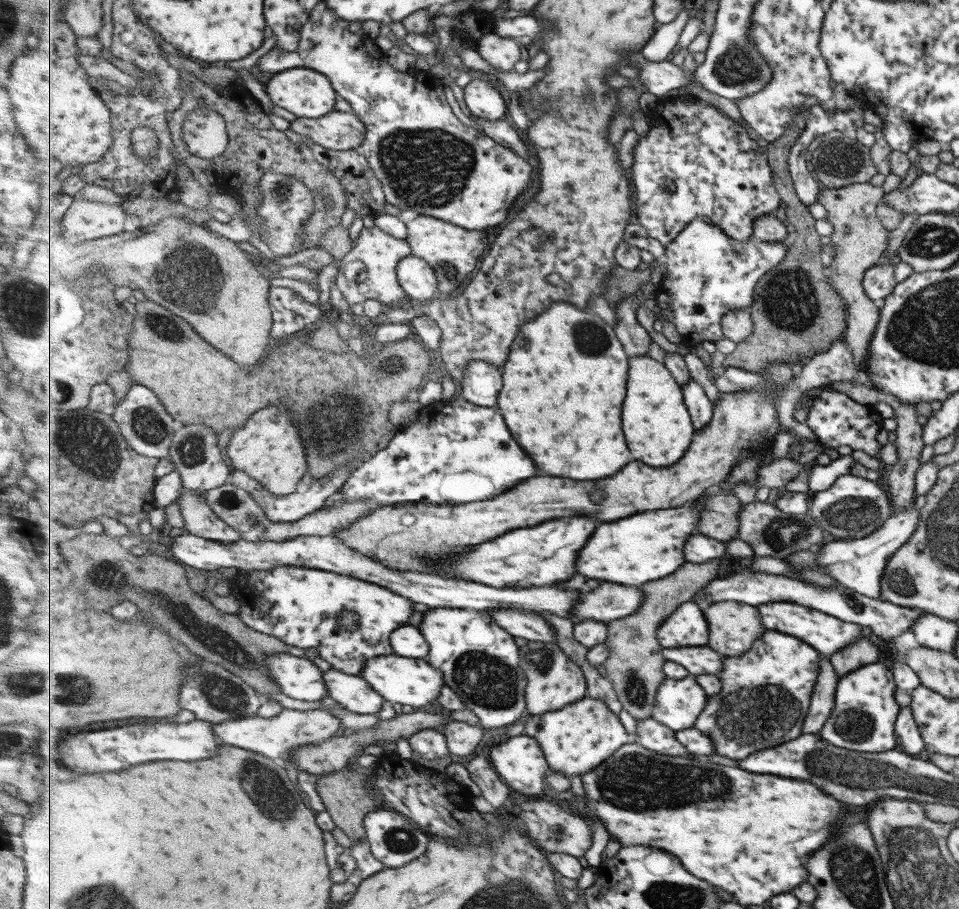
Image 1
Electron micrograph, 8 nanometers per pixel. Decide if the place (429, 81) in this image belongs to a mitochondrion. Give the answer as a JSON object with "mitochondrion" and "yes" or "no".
{"mitochondrion":"no"}

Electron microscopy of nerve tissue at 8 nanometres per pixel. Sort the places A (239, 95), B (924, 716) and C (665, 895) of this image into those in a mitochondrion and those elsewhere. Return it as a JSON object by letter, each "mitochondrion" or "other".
{"A":"other","B":"other","C":"mitochondrion"}

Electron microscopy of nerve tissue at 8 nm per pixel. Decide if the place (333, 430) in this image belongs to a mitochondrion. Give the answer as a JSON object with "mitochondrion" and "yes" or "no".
{"mitochondrion":"yes"}

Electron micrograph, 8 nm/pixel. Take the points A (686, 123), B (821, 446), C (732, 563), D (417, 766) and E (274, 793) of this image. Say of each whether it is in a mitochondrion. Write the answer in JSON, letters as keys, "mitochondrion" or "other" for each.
{"A":"other","B":"other","C":"other","D":"other","E":"mitochondrion"}

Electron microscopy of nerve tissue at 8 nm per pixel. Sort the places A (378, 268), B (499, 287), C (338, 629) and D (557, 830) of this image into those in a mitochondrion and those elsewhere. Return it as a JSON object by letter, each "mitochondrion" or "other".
{"A":"other","B":"mitochondrion","C":"other","D":"mitochondrion"}

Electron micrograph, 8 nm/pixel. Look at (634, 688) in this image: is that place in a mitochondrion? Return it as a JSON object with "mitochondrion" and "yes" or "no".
{"mitochondrion":"yes"}

